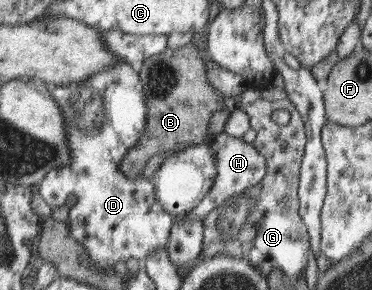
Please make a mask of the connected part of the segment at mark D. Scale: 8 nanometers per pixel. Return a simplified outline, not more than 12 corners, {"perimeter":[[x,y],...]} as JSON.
{"perimeter":[[118,62],[51,86],[72,159],[44,176],[88,268],[165,250],[175,216],[120,161],[146,131]]}

